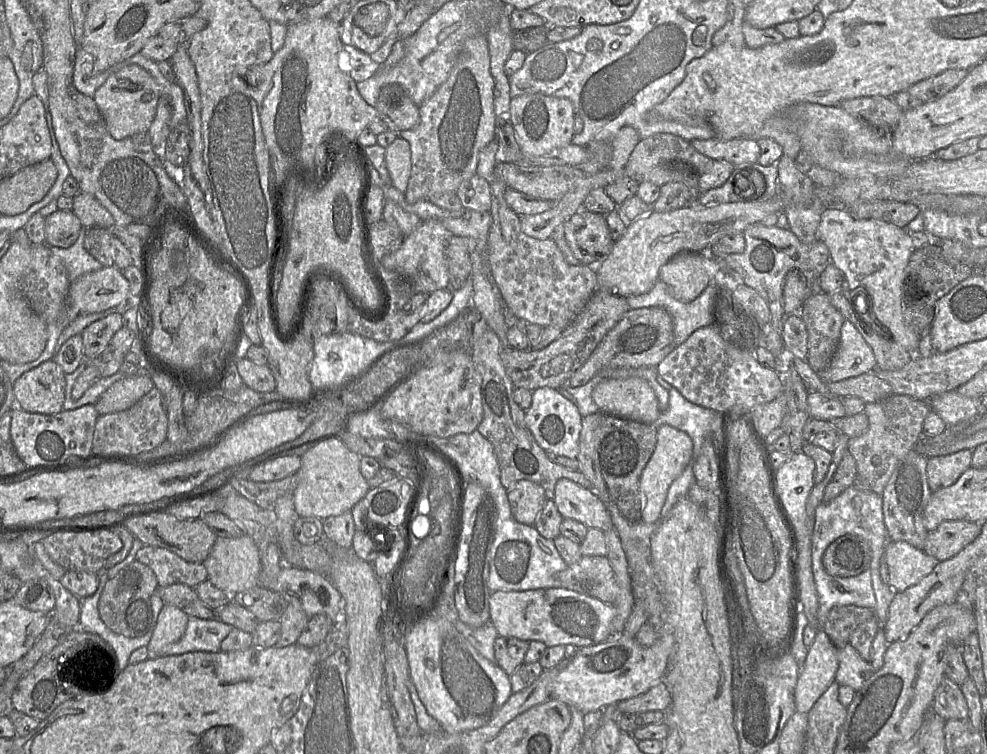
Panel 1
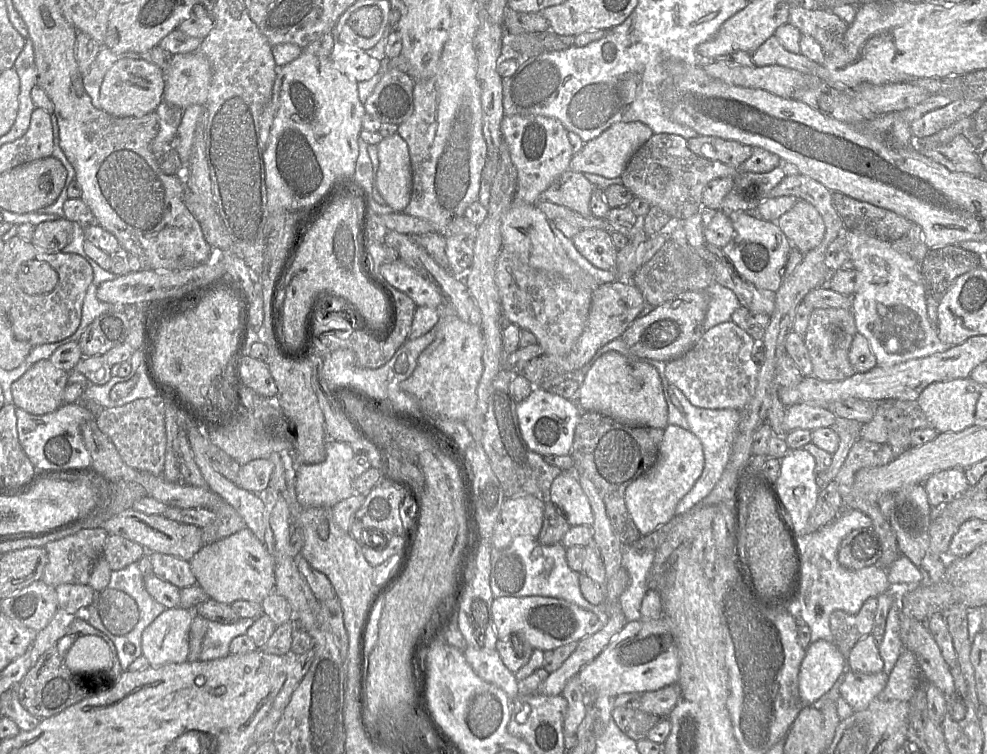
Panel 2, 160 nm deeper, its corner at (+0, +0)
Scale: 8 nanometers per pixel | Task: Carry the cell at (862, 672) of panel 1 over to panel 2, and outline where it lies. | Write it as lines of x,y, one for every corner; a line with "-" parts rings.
847,670
840,686
840,695
854,711
861,711
885,688
887,680
888,675
884,671
864,674

